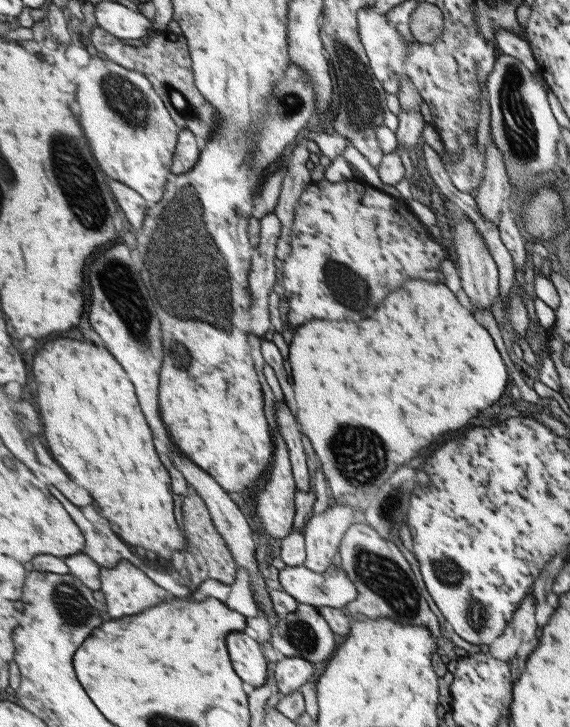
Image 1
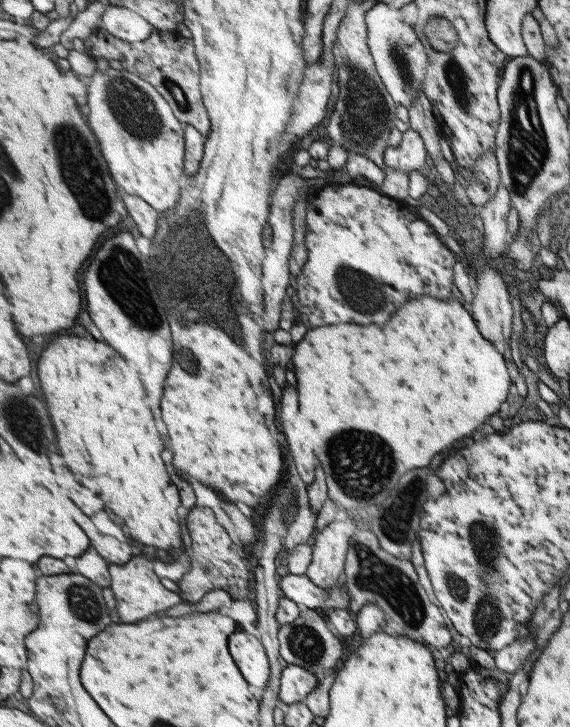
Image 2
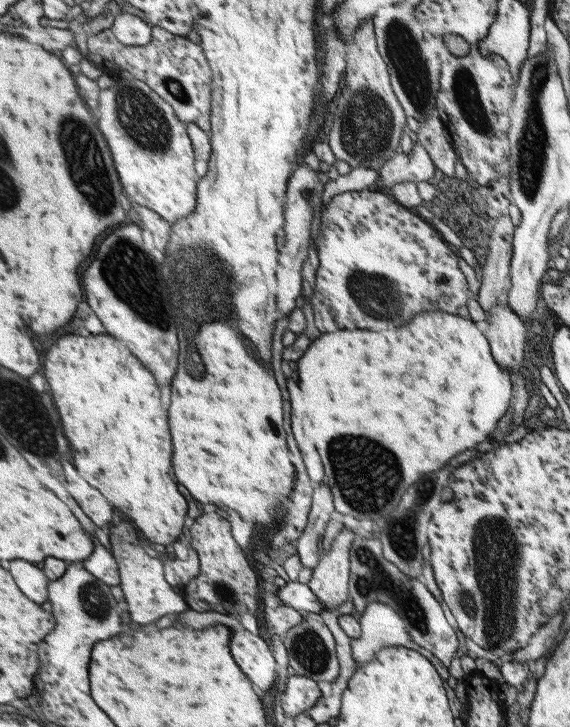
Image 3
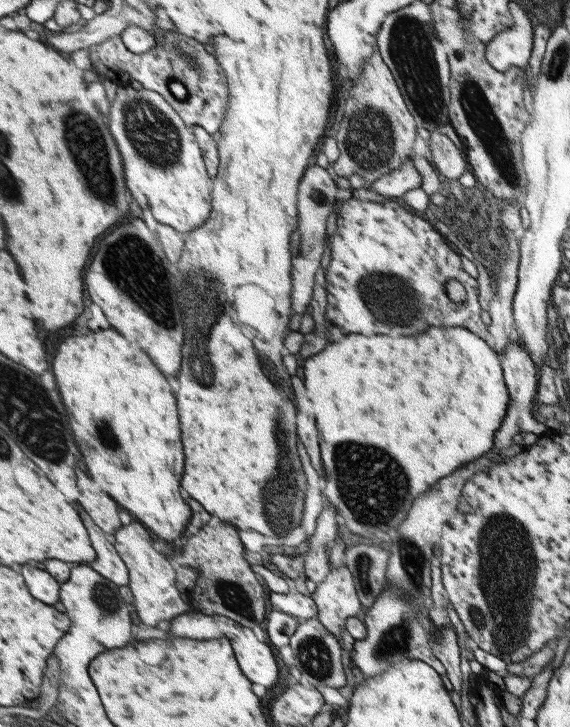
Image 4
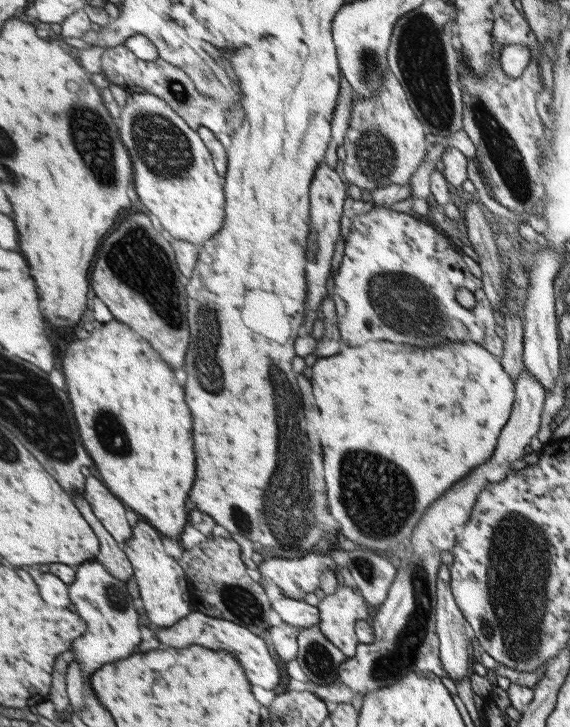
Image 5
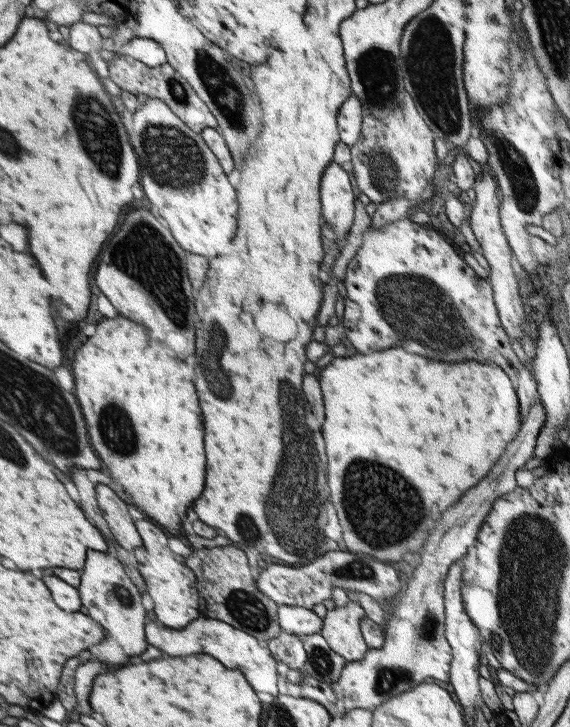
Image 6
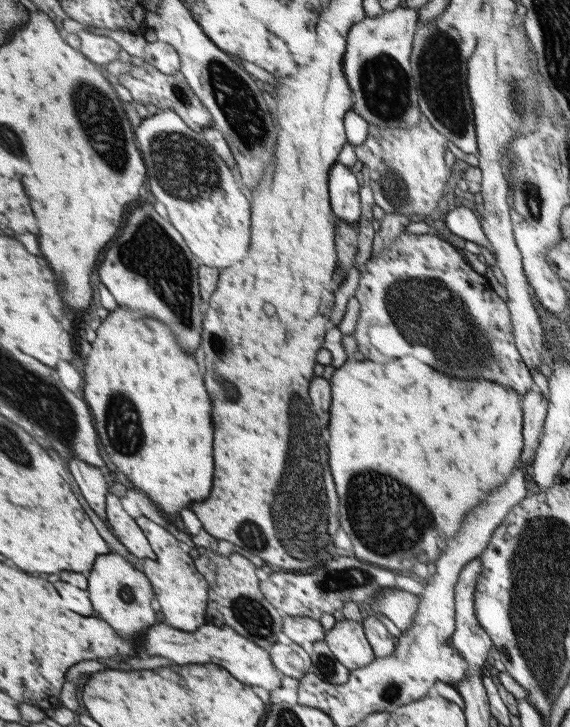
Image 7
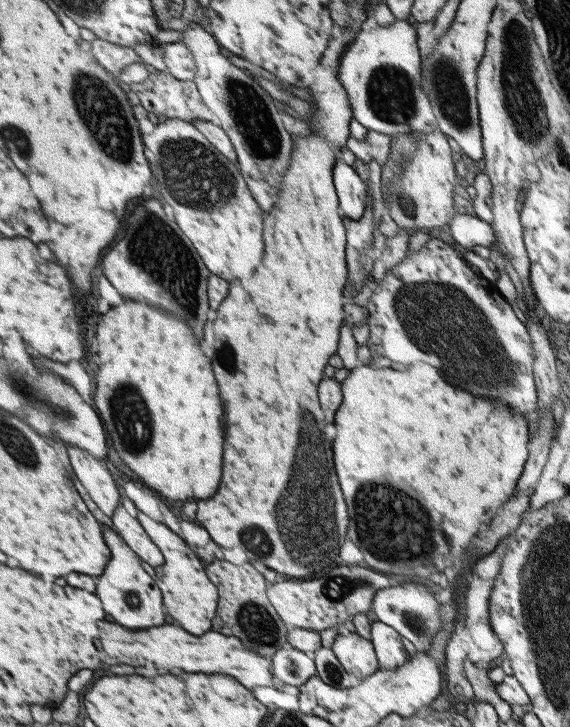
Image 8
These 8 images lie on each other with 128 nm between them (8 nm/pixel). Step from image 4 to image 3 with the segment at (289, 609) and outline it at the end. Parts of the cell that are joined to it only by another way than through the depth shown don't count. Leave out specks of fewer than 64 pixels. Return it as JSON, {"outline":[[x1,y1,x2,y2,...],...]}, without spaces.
{"outline":[[286,581,286,585,280,587,276,595,284,605,301,612,302,616,308,613,319,614,325,608,313,589,300,581]]}

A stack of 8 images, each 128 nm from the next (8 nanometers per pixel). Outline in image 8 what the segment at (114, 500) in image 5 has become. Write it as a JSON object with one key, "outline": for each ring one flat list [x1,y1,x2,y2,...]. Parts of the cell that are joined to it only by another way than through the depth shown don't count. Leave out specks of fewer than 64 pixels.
{"outline":[[122,504,118,505,116,513,114,513,114,516,109,522,118,530,118,534,124,539,124,542,126,542,144,562,147,562,154,568,162,566,165,558,162,552,160,552,160,548,152,542,139,520,131,516]]}

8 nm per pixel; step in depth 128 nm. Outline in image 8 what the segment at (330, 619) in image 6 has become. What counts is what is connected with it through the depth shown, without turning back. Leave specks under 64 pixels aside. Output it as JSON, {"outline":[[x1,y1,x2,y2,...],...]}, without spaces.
{"outline":[[356,631,339,632,331,649,344,670,359,680,379,668,371,639,360,636]]}

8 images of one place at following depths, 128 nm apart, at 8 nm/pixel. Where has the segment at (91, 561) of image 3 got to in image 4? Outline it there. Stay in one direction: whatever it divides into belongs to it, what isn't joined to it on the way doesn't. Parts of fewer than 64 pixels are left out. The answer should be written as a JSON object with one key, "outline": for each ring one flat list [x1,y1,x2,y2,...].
{"outline":[[76,504,76,508,82,508,82,516,86,516,86,526,90,528,90,536,99,552,98,558,91,565,101,572,102,576,110,578,119,586,126,586,130,583,129,570,118,554,115,540,92,518,92,514,86,512,82,504]]}

